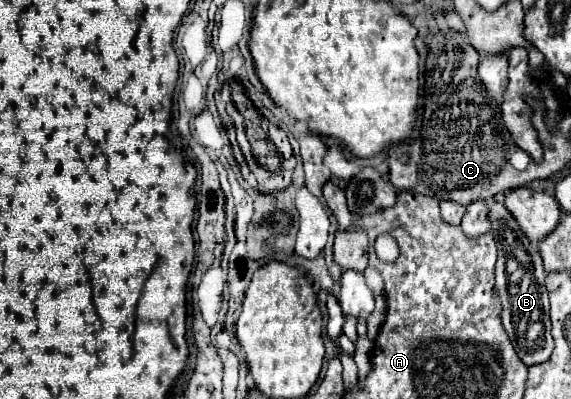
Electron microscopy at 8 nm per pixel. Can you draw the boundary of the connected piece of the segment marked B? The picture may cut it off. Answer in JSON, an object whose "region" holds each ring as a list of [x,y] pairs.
{"region":[[[494,201],[488,203],[488,221],[492,225],[492,233],[498,247],[496,261],[496,295],[502,303],[502,325],[514,343],[518,357],[526,365],[542,363],[552,353],[552,335],[550,335],[550,315],[548,315],[548,291],[544,287],[546,271],[542,267],[542,259],[538,247],[534,247],[522,229],[518,227],[512,213],[504,207],[504,203]]]}

